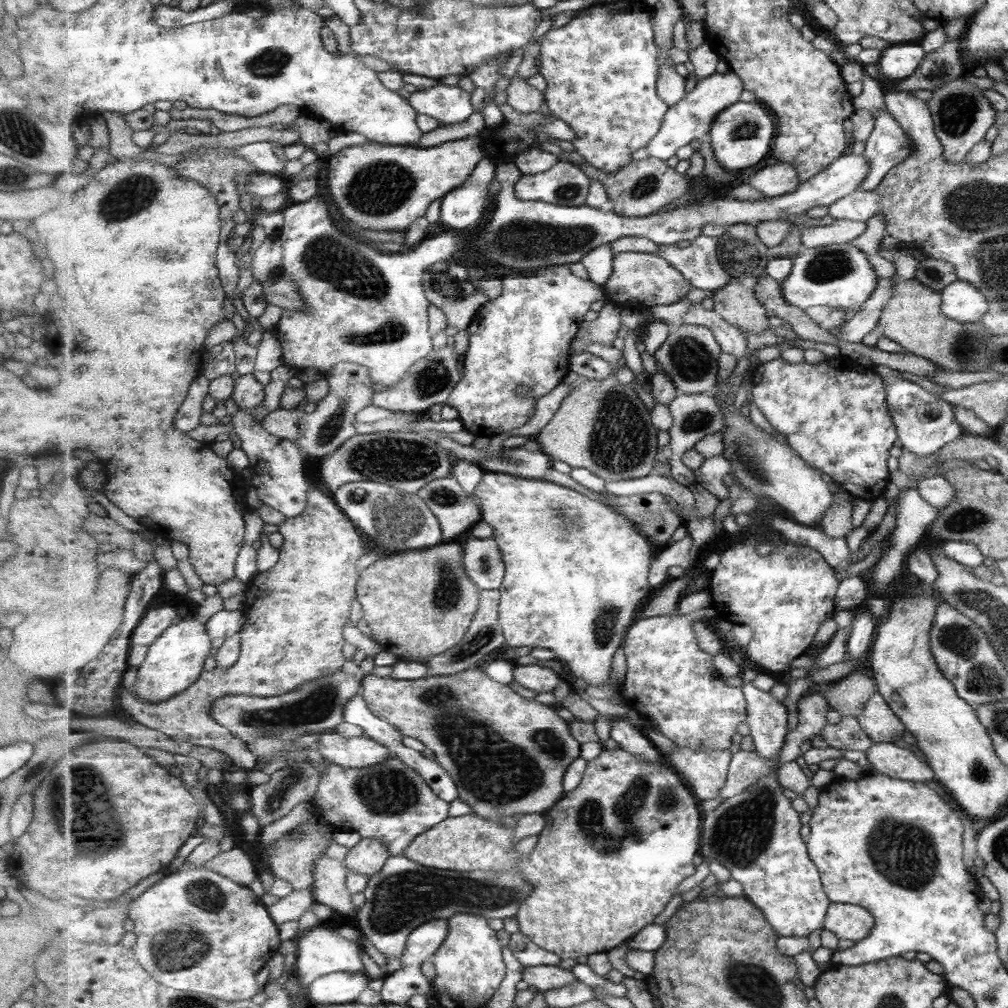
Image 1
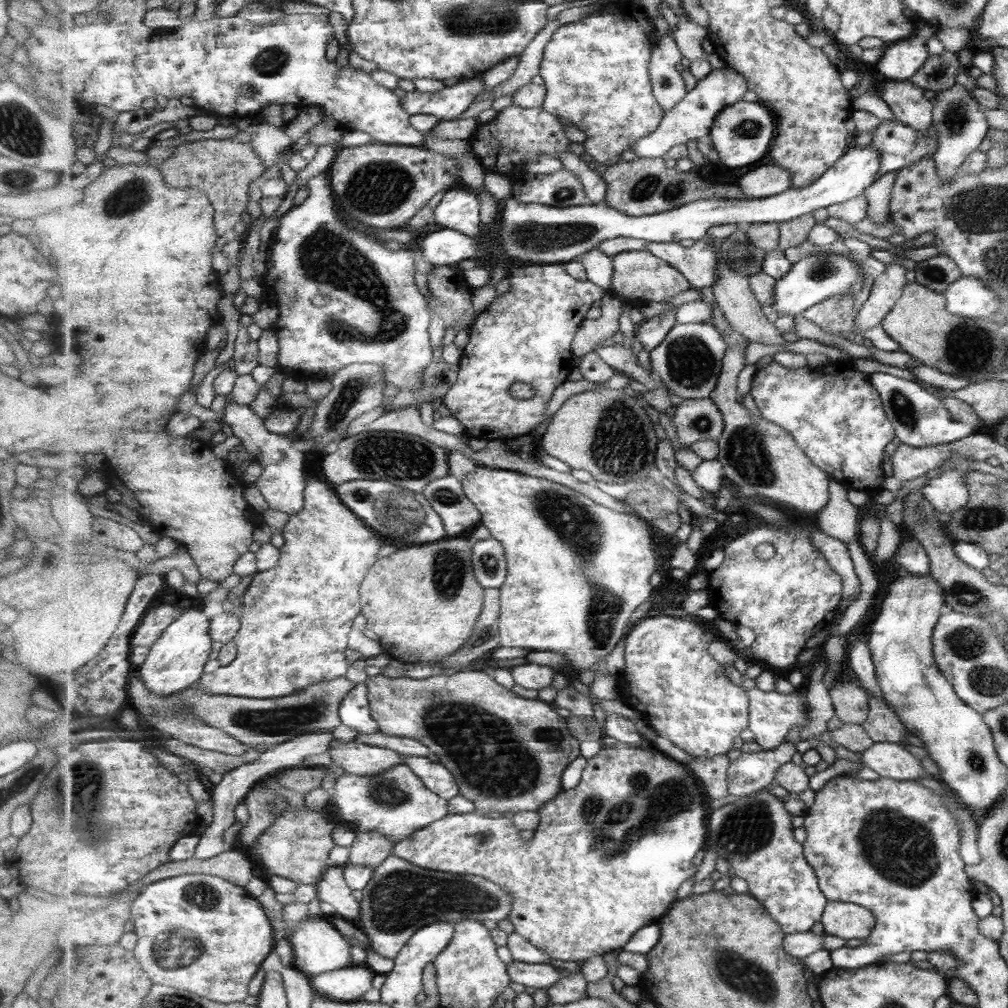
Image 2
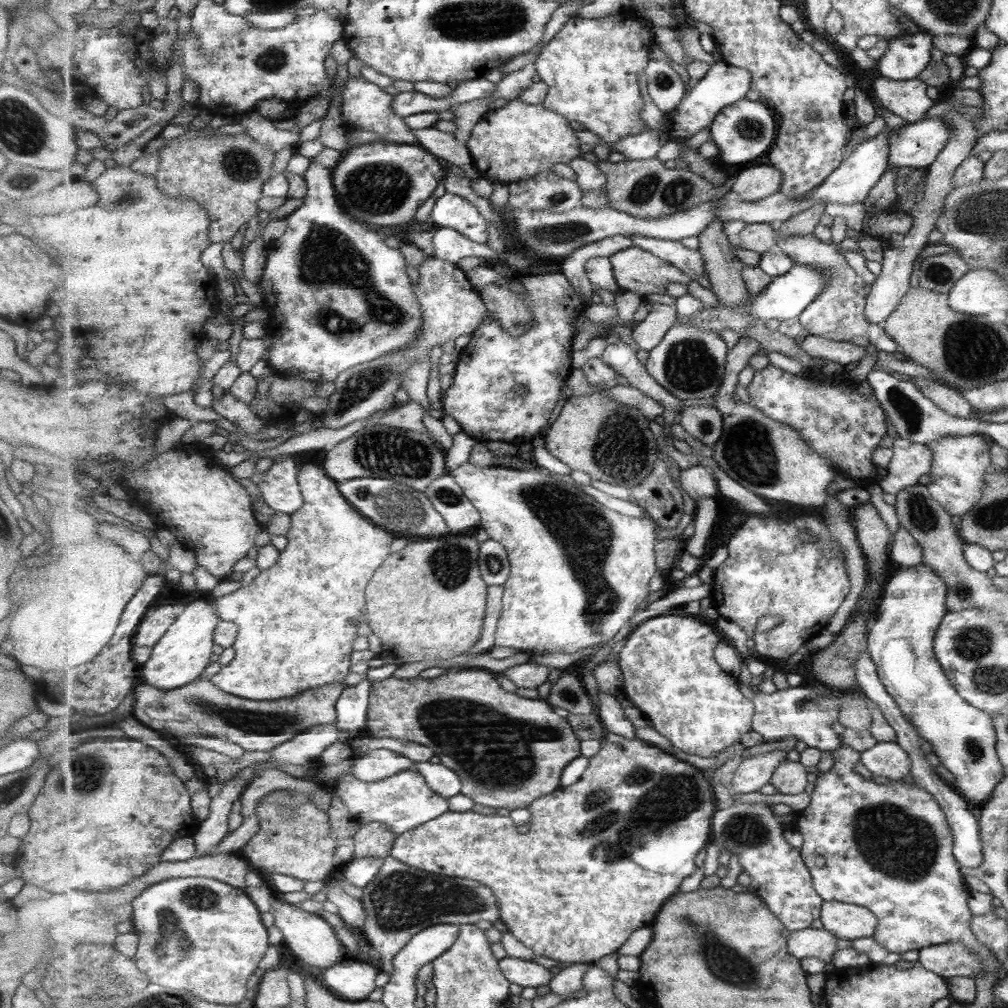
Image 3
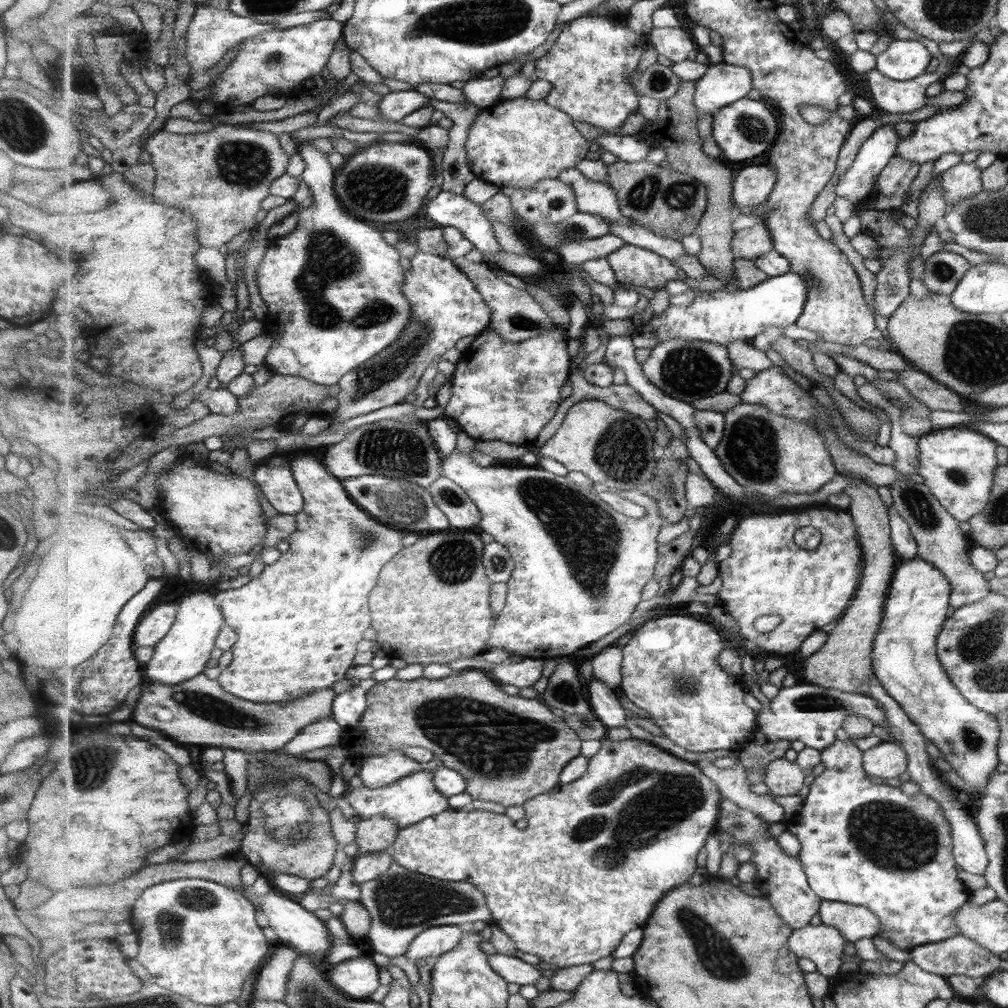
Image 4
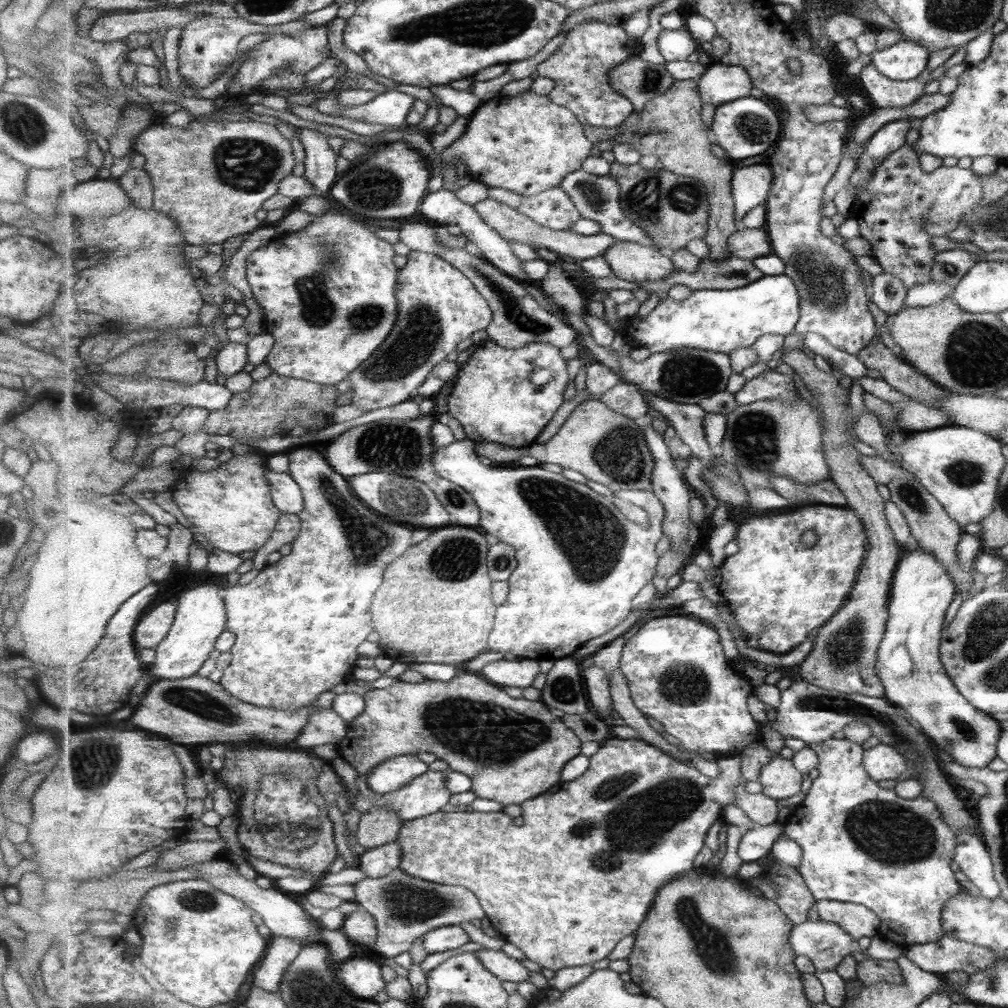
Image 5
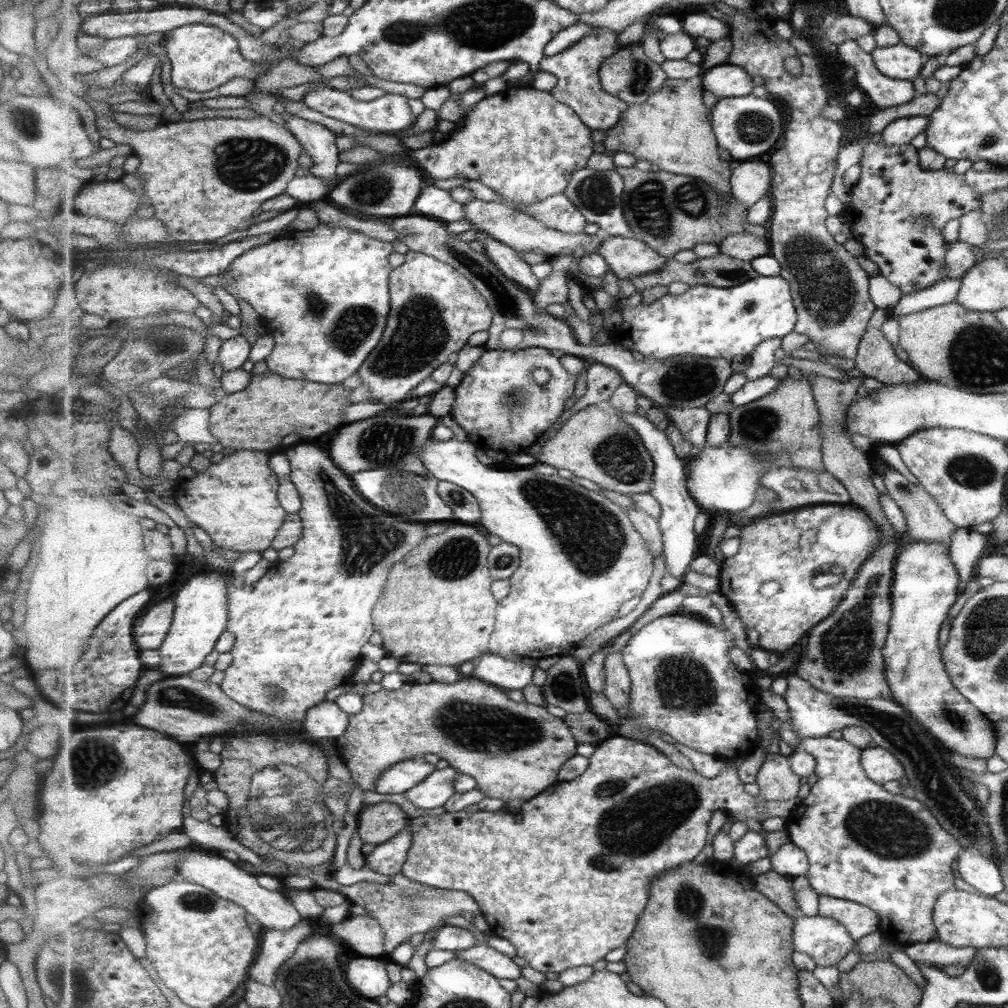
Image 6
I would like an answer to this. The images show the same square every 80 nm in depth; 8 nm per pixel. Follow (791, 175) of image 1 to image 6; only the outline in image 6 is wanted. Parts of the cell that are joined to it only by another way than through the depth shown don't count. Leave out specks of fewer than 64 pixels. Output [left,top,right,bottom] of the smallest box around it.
[731,162,774,208]

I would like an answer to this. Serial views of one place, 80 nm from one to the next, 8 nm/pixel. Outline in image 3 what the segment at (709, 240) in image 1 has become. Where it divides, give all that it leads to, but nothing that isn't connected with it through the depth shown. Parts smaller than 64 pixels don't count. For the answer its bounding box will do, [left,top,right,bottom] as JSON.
[630,236,705,279]

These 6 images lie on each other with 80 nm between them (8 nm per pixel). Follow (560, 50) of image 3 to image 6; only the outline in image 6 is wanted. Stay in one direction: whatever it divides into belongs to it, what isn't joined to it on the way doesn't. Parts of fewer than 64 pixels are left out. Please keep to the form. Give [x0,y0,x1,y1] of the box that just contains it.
[540,26,629,131]

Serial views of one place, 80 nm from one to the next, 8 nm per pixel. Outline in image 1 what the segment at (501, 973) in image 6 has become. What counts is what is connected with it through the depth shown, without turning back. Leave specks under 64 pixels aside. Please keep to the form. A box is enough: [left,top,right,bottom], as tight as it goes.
[522,965,579,992]

